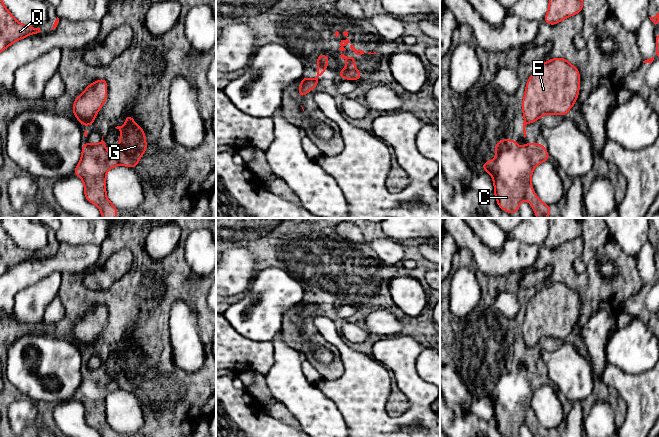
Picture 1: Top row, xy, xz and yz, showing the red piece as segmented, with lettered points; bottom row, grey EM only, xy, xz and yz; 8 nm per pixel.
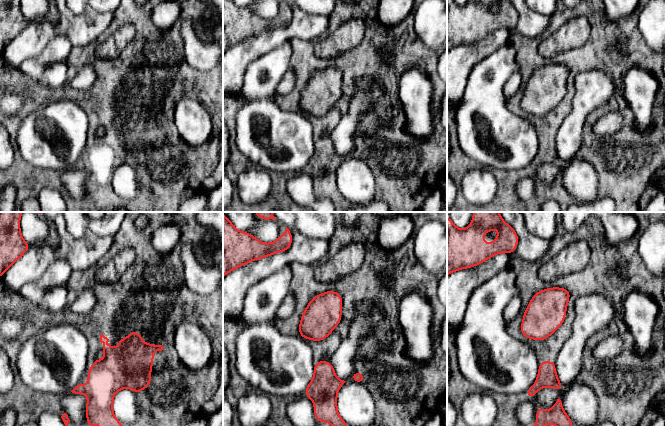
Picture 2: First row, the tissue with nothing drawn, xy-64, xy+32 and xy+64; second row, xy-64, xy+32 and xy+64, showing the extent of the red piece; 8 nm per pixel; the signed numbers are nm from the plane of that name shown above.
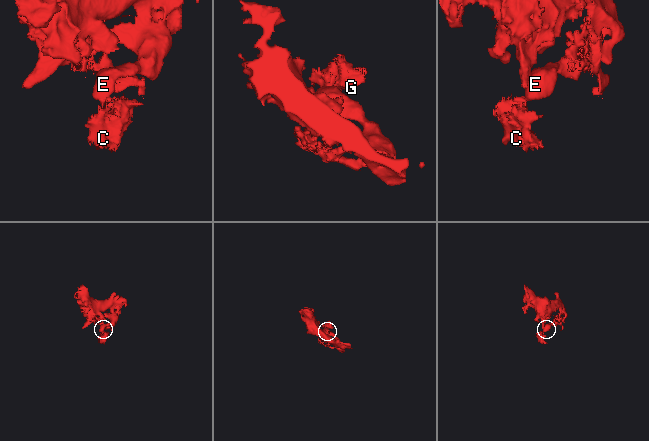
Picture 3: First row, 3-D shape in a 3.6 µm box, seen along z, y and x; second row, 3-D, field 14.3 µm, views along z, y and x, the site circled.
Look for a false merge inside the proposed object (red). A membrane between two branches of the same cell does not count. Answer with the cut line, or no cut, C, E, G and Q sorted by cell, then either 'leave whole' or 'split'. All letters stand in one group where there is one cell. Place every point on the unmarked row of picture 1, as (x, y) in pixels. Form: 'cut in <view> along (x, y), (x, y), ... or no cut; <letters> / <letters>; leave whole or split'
cut in xy along (79, 343), (92, 345); C G / E Q; split

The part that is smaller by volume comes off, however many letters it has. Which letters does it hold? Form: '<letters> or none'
C, G

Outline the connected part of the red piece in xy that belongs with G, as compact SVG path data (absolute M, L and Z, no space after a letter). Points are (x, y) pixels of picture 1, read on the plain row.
M125 339L124 342L126 343L126 349L115 351L121 355L117 376L114 379L108 377L103 360L98 368L83 367L81 384L74 394L74 399L80 401L84 406L86 424L97 429L101 437L118 437L118 433L106 421L107 395L117 389L136 392L141 380L147 374L145 354L142 354L140 349L133 347L136 342L130 339Z

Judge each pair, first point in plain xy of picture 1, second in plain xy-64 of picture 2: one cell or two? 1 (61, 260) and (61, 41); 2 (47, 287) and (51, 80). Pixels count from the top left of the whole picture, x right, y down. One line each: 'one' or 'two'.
1: two
2: two

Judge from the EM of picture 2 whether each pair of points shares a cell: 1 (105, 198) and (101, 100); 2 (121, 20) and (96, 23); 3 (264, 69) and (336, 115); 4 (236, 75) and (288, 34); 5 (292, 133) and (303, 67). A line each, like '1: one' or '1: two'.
1: one
2: two
3: two
4: one
5: two

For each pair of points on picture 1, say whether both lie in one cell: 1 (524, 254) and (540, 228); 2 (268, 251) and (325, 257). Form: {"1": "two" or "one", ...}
{"1": "one", "2": "one"}

